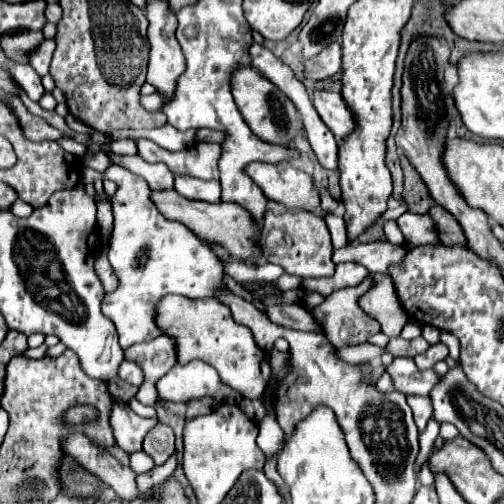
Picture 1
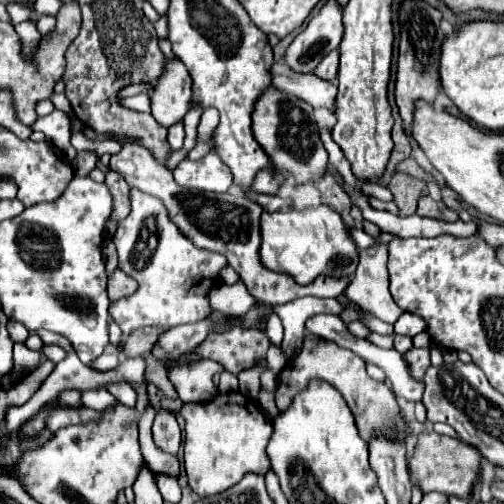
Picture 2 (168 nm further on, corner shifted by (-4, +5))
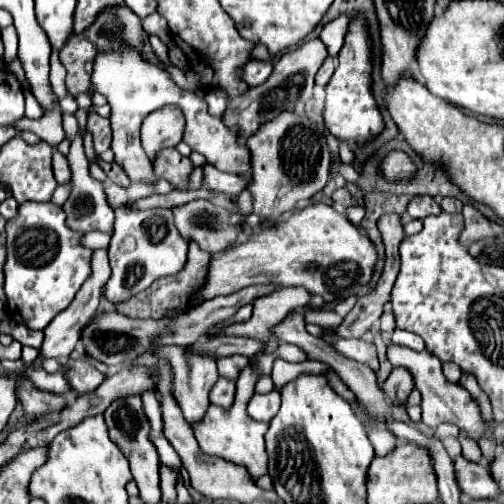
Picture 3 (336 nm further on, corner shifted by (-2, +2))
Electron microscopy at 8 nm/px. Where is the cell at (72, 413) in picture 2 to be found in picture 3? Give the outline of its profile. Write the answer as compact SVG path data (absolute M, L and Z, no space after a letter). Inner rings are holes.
M20 378L16 384L16 398L22 402L24 410L30 416L40 416L46 412L62 410L66 406L66 400L58 394L44 392L38 388L32 388L32 382L28 378Z

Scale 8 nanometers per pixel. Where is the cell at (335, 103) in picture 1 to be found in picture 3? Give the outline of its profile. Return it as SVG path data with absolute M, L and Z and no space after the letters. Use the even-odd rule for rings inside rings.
M248 60L242 68L242 80L248 86L258 86L258 84L266 82L270 72L272 72L272 64L260 62L260 60Z

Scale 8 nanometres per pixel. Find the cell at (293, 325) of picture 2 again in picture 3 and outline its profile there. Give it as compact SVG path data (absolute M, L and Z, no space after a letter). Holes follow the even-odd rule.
M388 346L388 360L394 366L404 366L410 370L416 388L422 392L422 422L436 428L440 422L452 422L456 424L460 430L466 430L470 438L478 440L480 434L484 432L486 424L480 418L478 406L472 400L472 396L460 386L460 384L450 384L446 382L444 374L442 374L442 364L438 358L434 358L432 354L424 352L414 352L410 348L402 348L402 346Z

